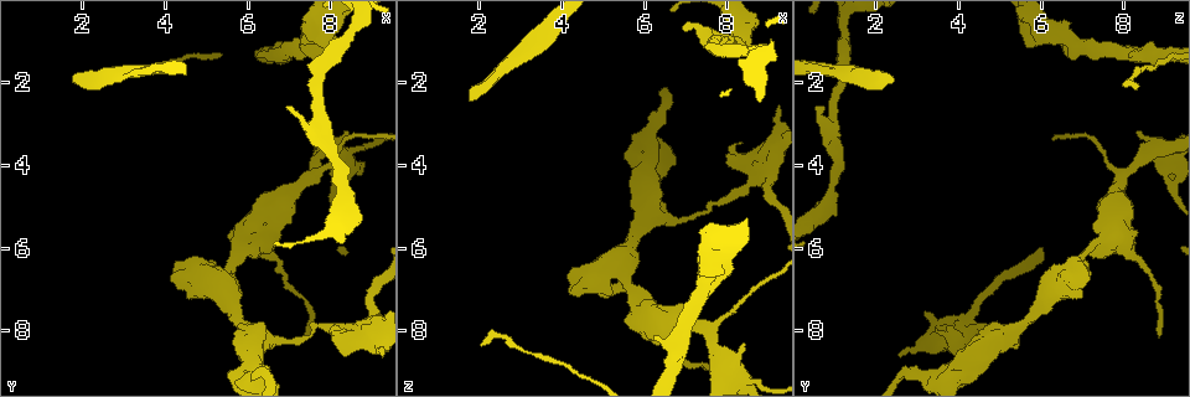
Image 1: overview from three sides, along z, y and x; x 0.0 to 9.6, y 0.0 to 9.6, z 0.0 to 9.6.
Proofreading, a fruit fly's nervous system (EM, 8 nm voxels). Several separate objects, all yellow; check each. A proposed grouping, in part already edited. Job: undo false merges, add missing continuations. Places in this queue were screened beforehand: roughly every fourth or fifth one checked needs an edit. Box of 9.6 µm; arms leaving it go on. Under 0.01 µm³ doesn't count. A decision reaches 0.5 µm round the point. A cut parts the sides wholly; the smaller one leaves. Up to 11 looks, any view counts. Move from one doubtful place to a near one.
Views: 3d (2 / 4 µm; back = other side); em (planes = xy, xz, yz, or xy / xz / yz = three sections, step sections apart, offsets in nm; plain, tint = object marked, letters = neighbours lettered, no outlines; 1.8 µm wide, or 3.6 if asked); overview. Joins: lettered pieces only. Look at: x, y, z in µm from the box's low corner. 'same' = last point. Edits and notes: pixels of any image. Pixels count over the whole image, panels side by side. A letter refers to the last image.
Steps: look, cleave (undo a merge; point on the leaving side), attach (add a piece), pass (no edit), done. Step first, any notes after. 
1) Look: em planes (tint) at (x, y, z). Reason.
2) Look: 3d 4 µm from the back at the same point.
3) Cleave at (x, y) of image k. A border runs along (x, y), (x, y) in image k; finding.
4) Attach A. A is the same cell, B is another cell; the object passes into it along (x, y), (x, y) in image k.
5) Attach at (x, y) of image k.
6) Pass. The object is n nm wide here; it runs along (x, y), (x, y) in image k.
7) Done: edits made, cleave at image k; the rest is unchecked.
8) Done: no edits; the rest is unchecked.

Look: 3d 4 µm from the back at (1.70, 1.90, 2.45).

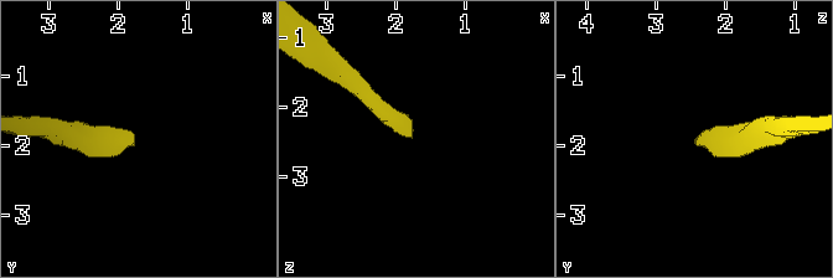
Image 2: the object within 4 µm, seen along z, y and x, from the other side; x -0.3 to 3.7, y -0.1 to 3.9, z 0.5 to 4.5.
Look: em yz step 16 (tint) at (1.80, 1.95, 2.45). Shape alone is not enough.

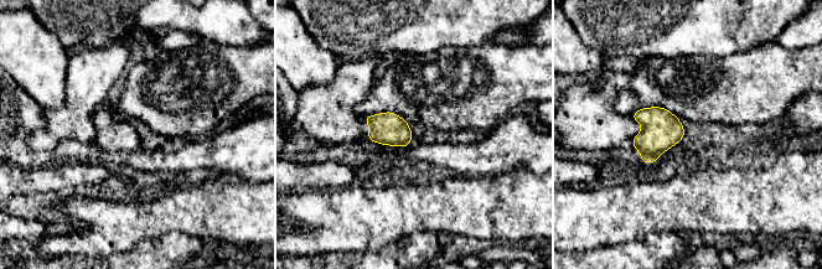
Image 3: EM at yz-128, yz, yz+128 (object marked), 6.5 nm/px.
Look: em planes (letters) at the same point.

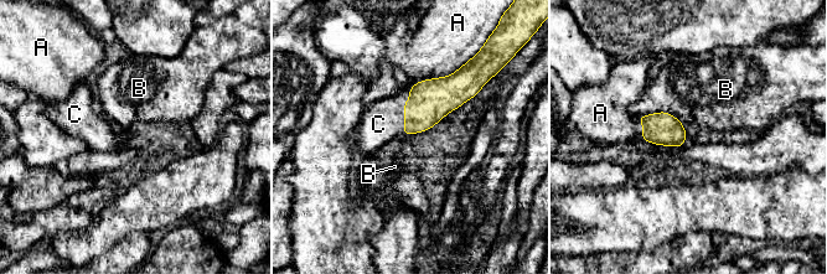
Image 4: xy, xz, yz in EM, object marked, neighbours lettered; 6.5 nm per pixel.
Attach C. The object is 200 nm wide here; C is the same cell, A and B are other cells; the neuron continues.

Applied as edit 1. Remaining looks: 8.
Look: overview. Redraw.

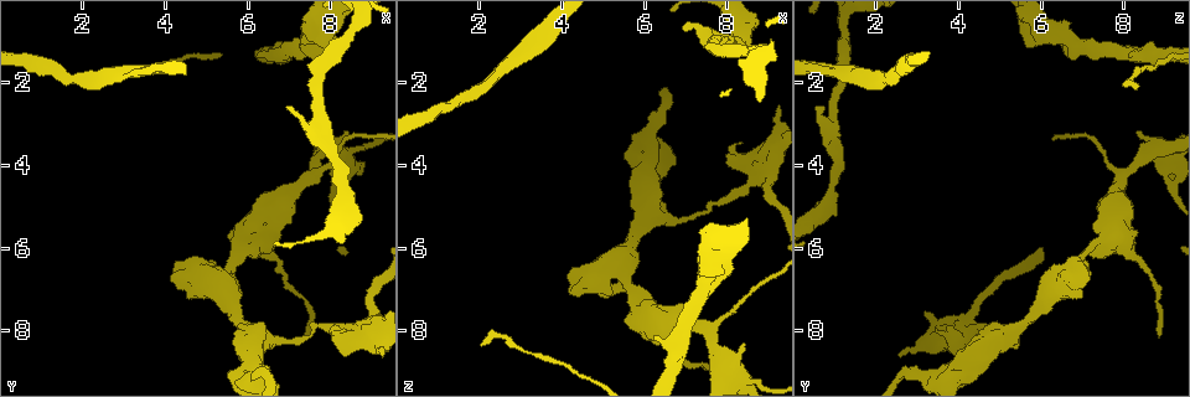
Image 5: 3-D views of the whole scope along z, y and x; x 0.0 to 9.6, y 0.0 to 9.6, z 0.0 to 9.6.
Look: em xy step 4 (letters) at (7.90, 1.20, 5.75). Thick end.

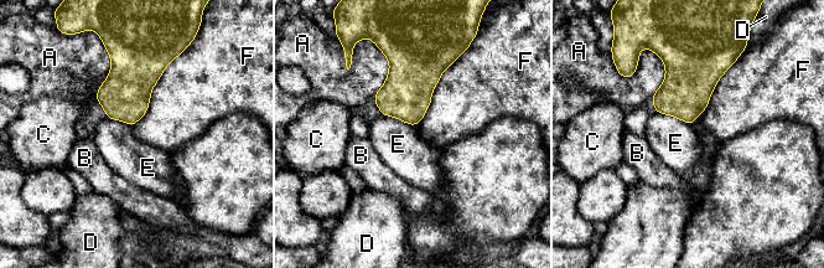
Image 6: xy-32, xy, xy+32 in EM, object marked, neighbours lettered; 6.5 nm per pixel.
Pass. The longest contact is with F, 550 nm; A, B, C, D, E and F are other cells; a border runs along (657, 112), (674, 116), (692, 124) in image 6; none of them fits.

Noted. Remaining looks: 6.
Look: em planes (tint) at (8.45, 8.00, 3.45). Branch stops here.

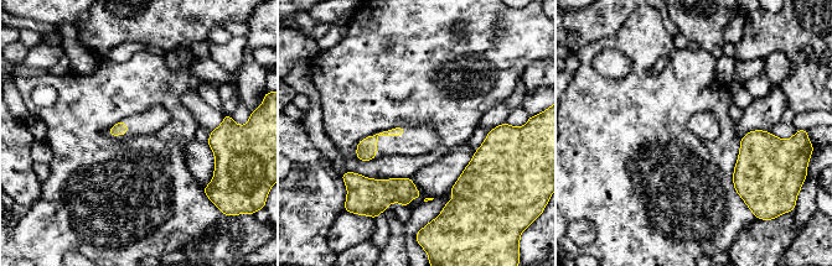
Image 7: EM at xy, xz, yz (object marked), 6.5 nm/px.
Look: em planes (letters) at the same point. See the neighbours.

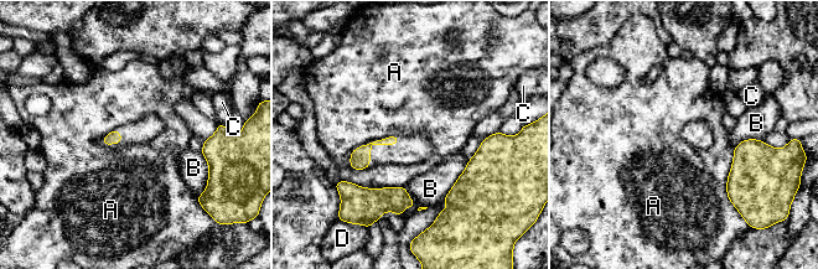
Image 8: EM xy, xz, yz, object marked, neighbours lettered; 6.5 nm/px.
Pass. A, B, C and D are other cells; a border runs along (395, 135), (357, 146), (350, 166) in image 8; no lettered piece goes on from it.

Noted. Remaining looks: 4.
Look: em xz step 8 (tint) at (5.70, 6.20, 6.95). Arms part here.

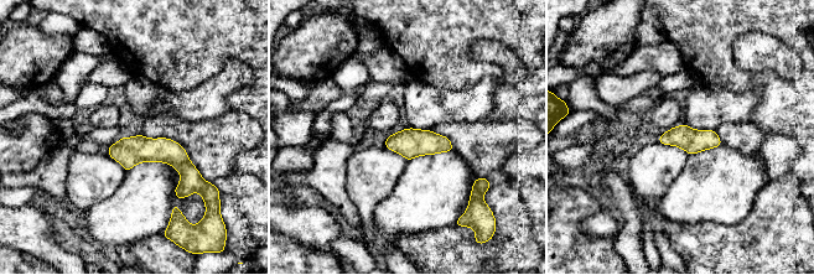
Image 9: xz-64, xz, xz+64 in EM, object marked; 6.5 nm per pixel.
Look: em yz step 8 (letters) at the same point. Another direction.

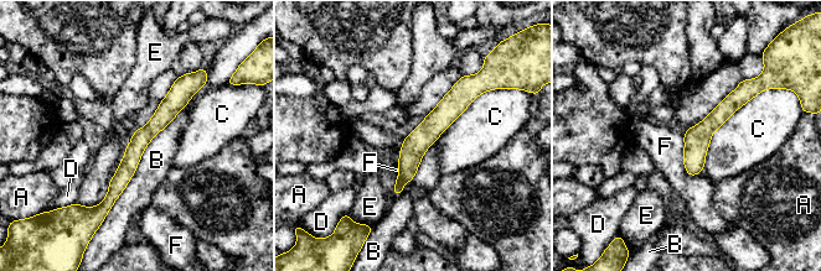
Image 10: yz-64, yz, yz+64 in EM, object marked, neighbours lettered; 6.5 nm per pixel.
Pass. A, B, C, D, E and F are other cells; it runs along (181, 82), (106, 206) in image 10; one neuron here.

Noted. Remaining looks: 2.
Done: edits made, attach at image 4; the rest is unchecked.

